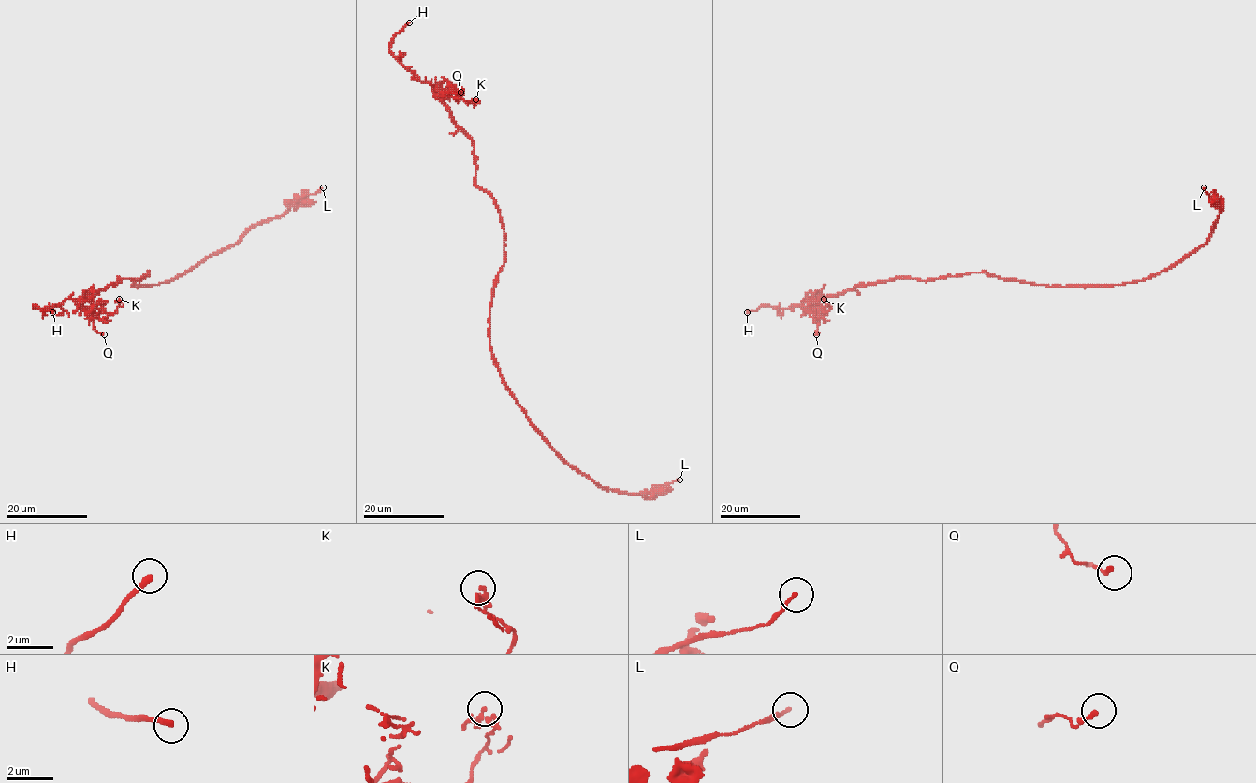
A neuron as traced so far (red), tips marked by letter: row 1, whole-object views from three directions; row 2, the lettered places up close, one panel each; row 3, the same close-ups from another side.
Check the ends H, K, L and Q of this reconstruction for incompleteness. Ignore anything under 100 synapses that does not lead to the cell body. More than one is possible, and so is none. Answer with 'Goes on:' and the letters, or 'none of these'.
Goes on: H

